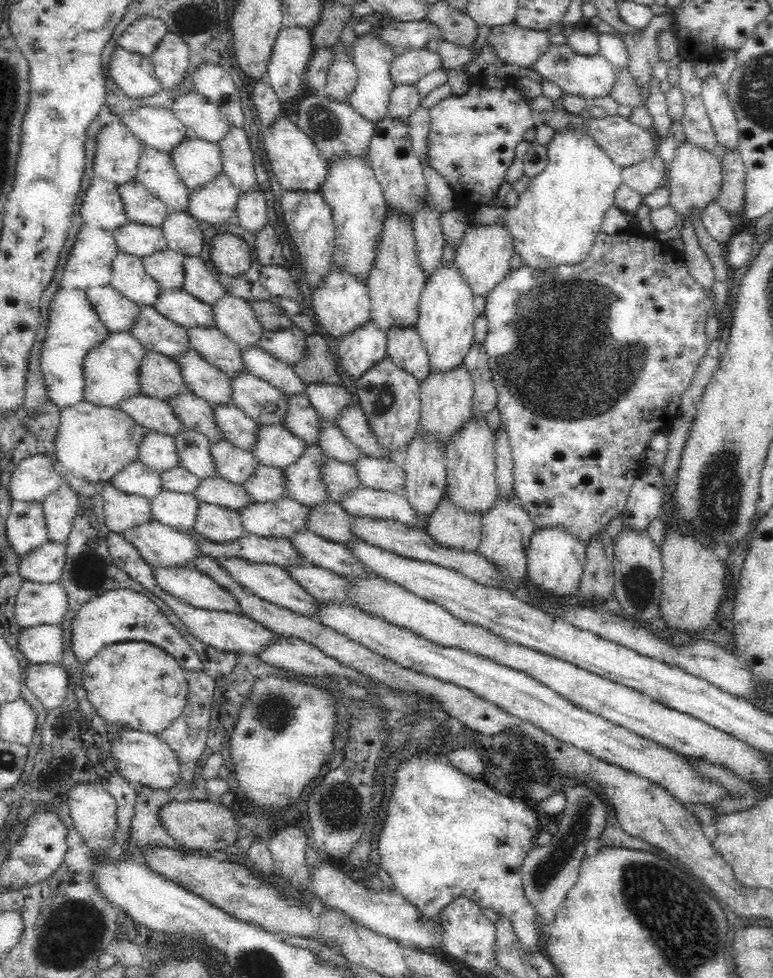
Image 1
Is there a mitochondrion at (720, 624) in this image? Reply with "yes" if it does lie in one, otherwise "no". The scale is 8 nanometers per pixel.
no

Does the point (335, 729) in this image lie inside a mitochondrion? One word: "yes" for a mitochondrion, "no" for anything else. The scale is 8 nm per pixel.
no

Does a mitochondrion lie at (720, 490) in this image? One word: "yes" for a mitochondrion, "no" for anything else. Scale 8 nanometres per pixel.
yes

